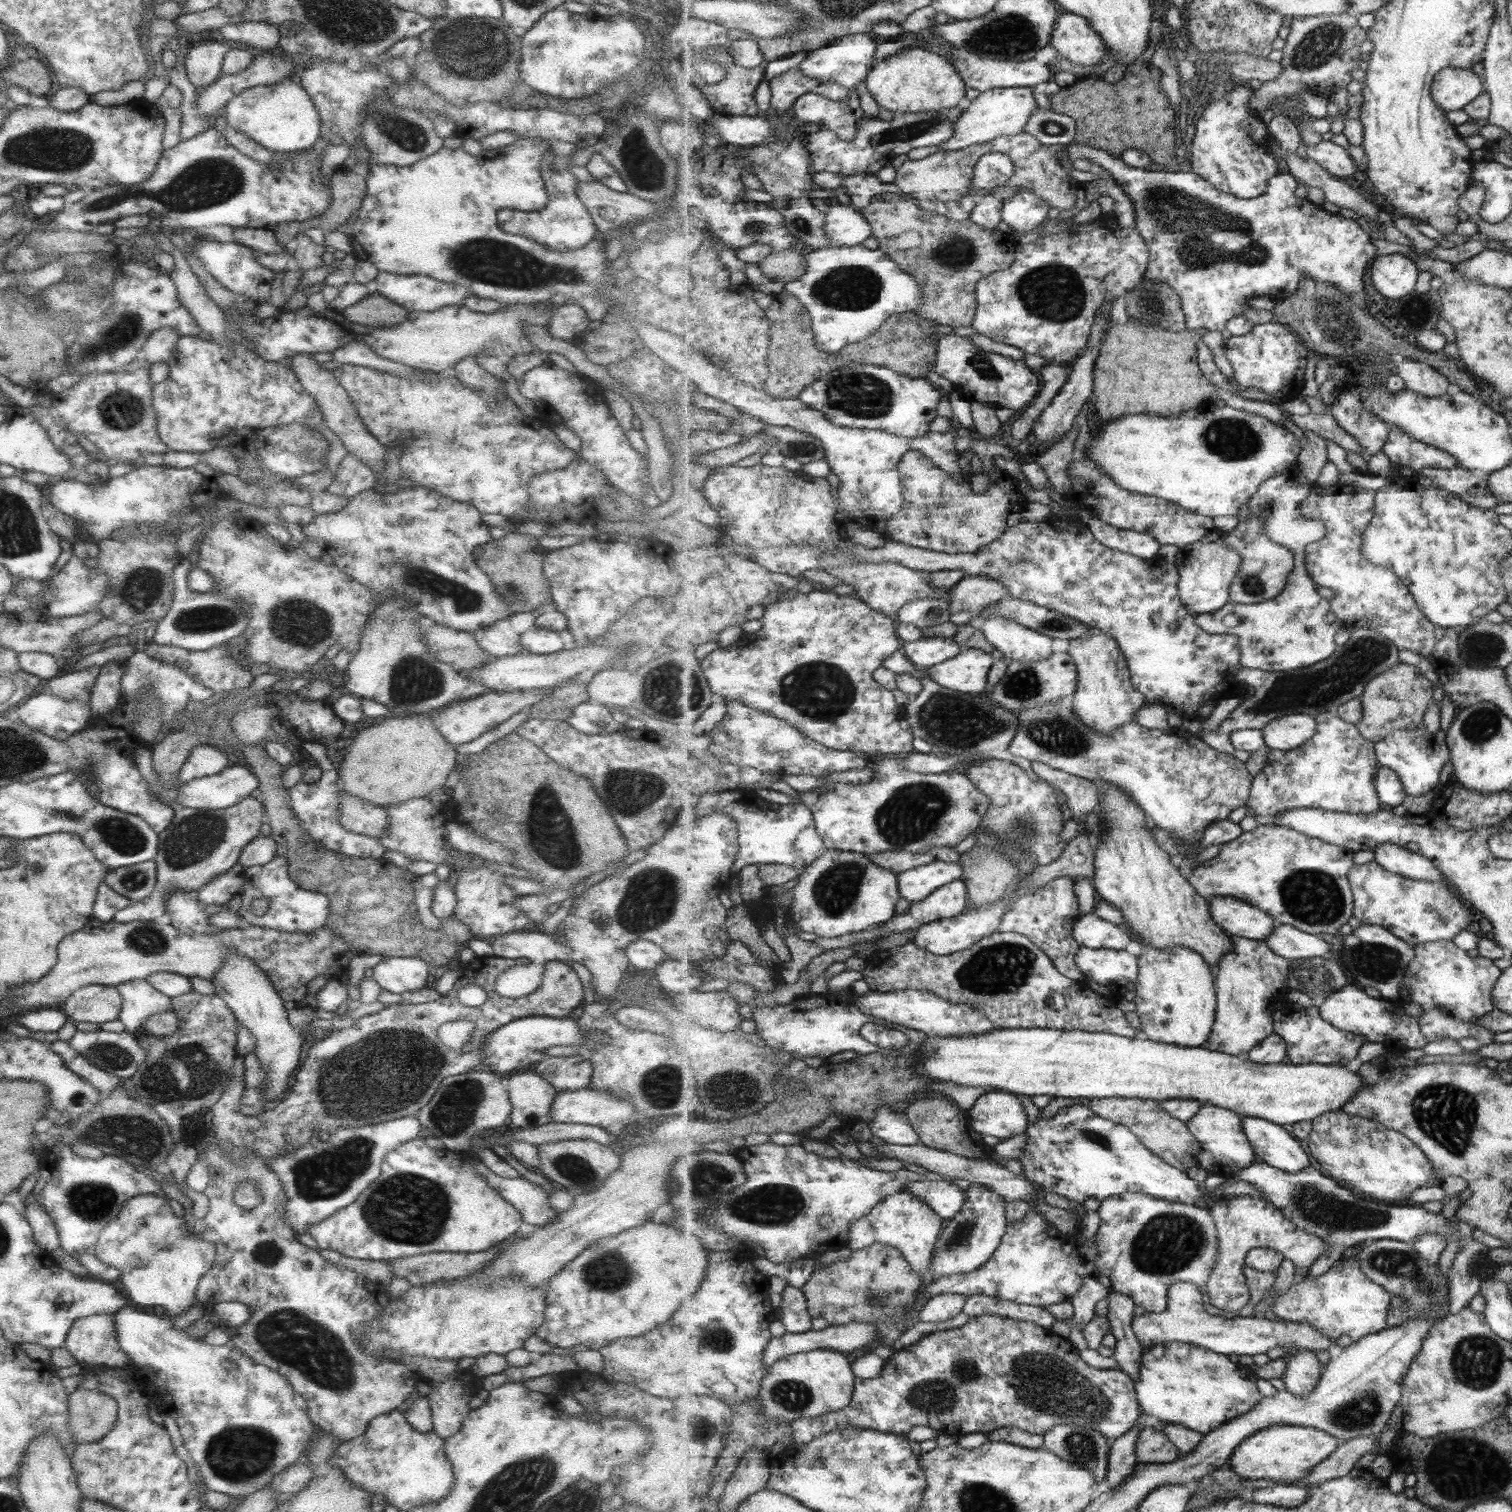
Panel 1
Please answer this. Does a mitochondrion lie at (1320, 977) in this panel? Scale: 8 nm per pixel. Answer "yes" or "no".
yes

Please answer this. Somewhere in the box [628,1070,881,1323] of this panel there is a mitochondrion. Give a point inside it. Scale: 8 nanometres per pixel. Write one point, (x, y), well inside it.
(772, 1205)

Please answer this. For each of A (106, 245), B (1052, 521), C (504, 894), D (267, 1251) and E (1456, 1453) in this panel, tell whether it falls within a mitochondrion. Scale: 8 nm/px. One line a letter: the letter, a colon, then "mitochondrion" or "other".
A: other
B: other
C: other
D: mitochondrion
E: other

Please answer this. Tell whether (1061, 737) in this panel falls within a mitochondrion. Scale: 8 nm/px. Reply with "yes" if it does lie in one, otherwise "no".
yes

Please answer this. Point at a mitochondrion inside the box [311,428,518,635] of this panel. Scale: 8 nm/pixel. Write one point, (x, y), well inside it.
(438, 590)

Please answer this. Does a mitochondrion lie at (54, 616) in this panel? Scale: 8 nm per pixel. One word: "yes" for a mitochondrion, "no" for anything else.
no

